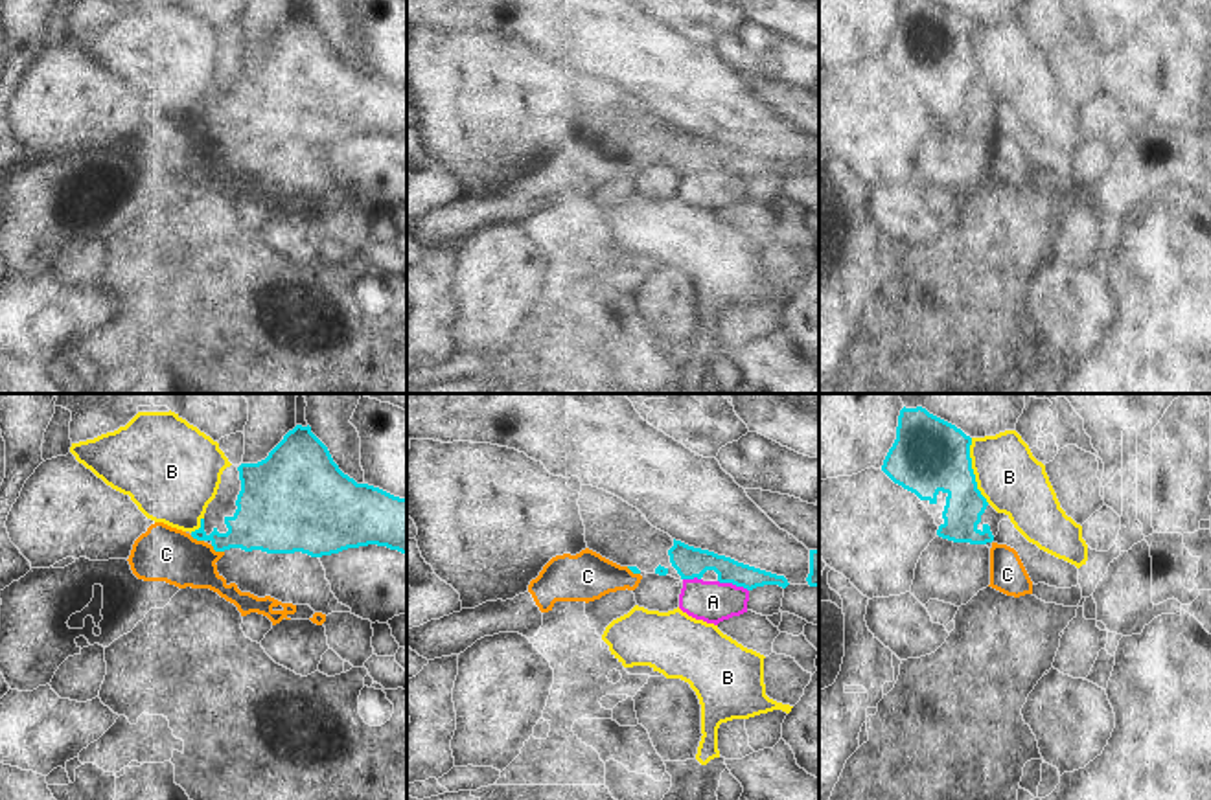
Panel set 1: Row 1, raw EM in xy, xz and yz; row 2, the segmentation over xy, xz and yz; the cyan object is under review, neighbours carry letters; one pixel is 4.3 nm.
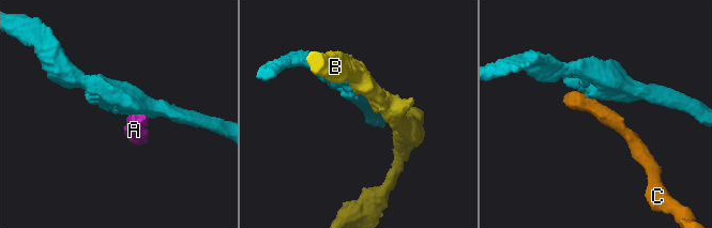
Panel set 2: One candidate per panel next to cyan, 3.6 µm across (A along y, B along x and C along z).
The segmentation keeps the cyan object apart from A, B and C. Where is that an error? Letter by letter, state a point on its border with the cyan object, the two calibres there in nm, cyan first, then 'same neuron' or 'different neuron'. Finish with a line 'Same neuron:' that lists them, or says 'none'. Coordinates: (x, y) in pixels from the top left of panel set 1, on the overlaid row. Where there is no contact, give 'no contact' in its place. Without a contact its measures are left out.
A: meets cyan in xz at (733, 583); 140 nm thick on the cyan side, 190 nm on the other; different neuron
B: meets cyan in yz at (972, 471); 320 nm thick on the cyan side, 280 nm on the other; different neuron
C: meets cyan in xy at (218, 550); 280 nm thick on the cyan side, 240 nm on the other; different neuron
Same neuron: none

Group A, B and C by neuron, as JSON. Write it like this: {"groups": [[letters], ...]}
{"groups": [["A"], ["B"], ["C"]]}

